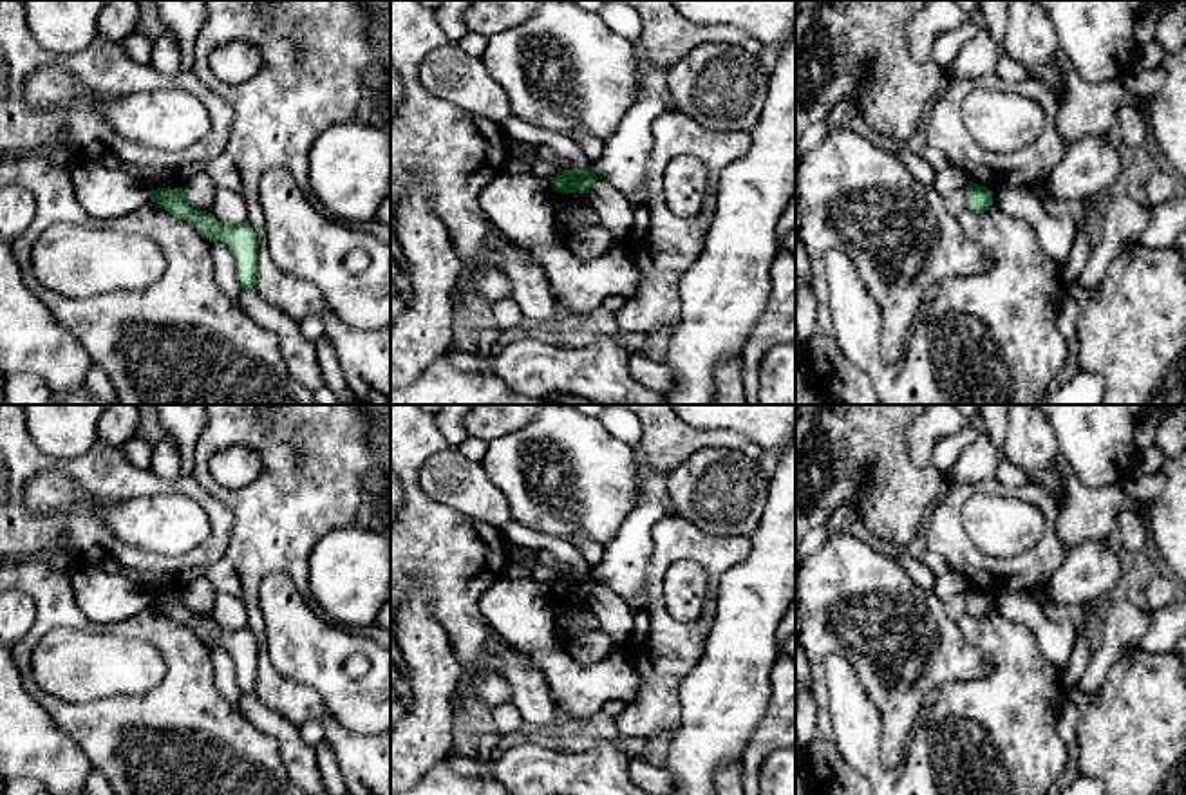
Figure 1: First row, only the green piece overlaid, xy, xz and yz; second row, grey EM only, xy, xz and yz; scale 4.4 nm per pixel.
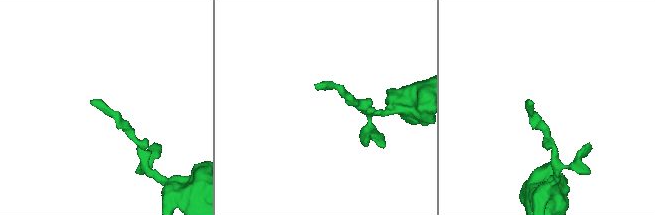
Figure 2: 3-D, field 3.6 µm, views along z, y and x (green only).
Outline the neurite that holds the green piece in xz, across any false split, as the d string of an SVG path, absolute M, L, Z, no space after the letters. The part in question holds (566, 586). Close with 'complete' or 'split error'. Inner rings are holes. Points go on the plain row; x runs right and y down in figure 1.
M593 571L582 575L562 575L550 587L555 596L562 598L588 598L589 593L598 585Z; complete

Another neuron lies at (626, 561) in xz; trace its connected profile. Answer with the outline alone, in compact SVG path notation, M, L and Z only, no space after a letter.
M653 497L633 508L617 535L606 544L602 562L591 569L598 584L629 603L647 584L654 549L653 528L667 517L665 497Z

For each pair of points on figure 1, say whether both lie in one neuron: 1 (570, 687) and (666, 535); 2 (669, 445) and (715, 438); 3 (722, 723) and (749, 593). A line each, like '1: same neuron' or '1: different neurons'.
1: different neurons
2: same neuron
3: same neuron

